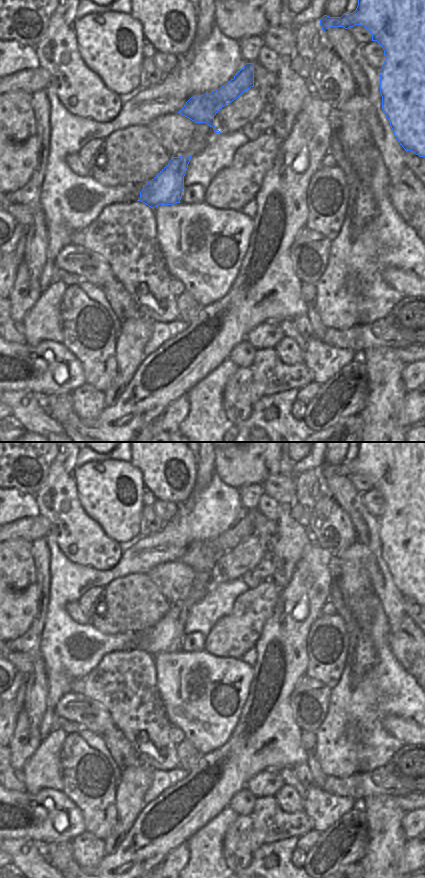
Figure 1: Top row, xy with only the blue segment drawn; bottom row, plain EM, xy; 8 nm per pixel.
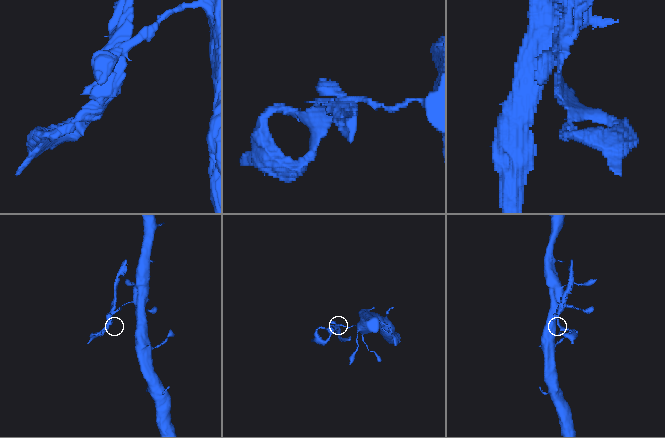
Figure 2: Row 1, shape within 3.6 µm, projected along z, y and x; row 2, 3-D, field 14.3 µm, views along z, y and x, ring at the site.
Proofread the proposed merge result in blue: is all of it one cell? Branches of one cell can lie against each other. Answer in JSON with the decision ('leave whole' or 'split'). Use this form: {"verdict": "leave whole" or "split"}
{"verdict": "split"}

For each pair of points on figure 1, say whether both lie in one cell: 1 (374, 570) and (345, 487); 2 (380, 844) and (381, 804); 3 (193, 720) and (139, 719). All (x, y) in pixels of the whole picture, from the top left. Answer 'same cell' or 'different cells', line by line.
1: same cell
2: same cell
3: different cells

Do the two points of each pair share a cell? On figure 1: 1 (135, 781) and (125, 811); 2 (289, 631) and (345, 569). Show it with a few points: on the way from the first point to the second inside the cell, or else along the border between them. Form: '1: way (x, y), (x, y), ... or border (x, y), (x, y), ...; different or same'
1: way (131, 788), (129, 804); same
2: border (333, 556), (330, 560), (330, 569), (334, 580); different

